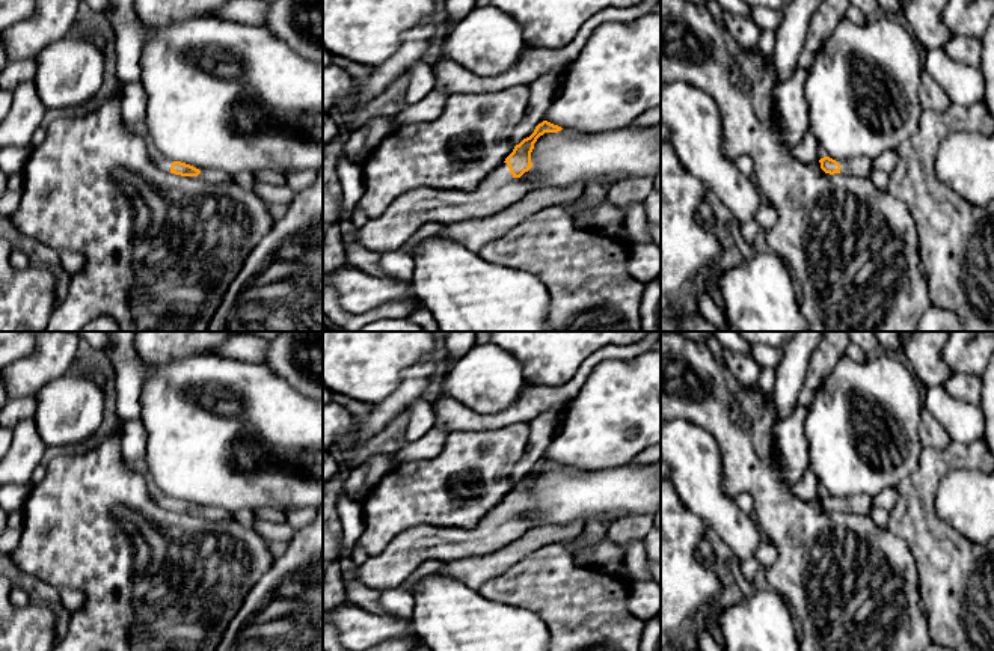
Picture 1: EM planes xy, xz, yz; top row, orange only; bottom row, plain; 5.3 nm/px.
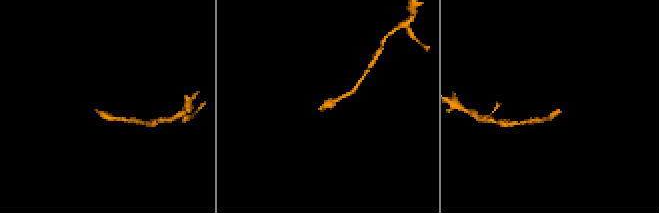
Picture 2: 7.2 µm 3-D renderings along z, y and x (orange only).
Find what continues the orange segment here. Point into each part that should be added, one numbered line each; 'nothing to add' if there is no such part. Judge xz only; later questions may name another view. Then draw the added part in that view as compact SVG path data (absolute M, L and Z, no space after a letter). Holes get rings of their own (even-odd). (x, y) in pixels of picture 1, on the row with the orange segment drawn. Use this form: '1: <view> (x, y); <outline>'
1: xz (406, 214); M502 163L474 191L416 188L359 229L359 244L385 253L400 247L425 223L460 223L490 217L537 188L534 178L514 178Z

